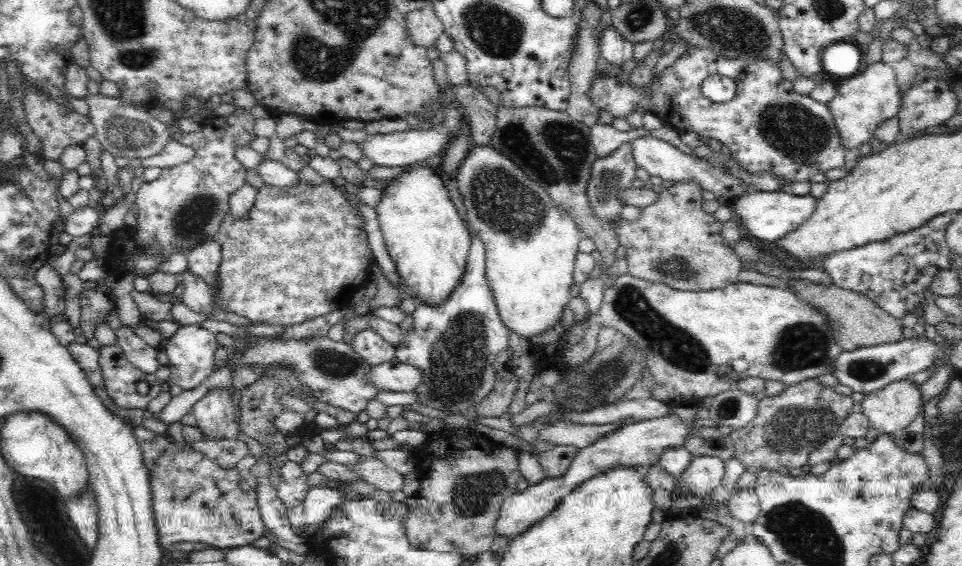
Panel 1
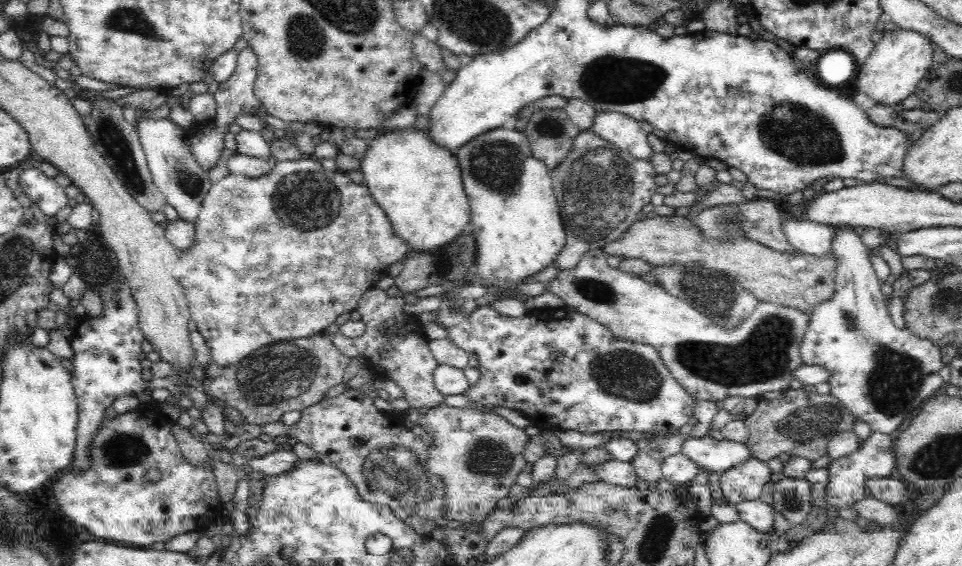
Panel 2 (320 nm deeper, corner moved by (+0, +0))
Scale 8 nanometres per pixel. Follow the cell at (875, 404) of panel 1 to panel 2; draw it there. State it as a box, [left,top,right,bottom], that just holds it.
[800,225,943,434]

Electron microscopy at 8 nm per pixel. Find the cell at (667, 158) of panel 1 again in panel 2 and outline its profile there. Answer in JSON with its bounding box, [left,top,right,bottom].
[590,111,653,160]

